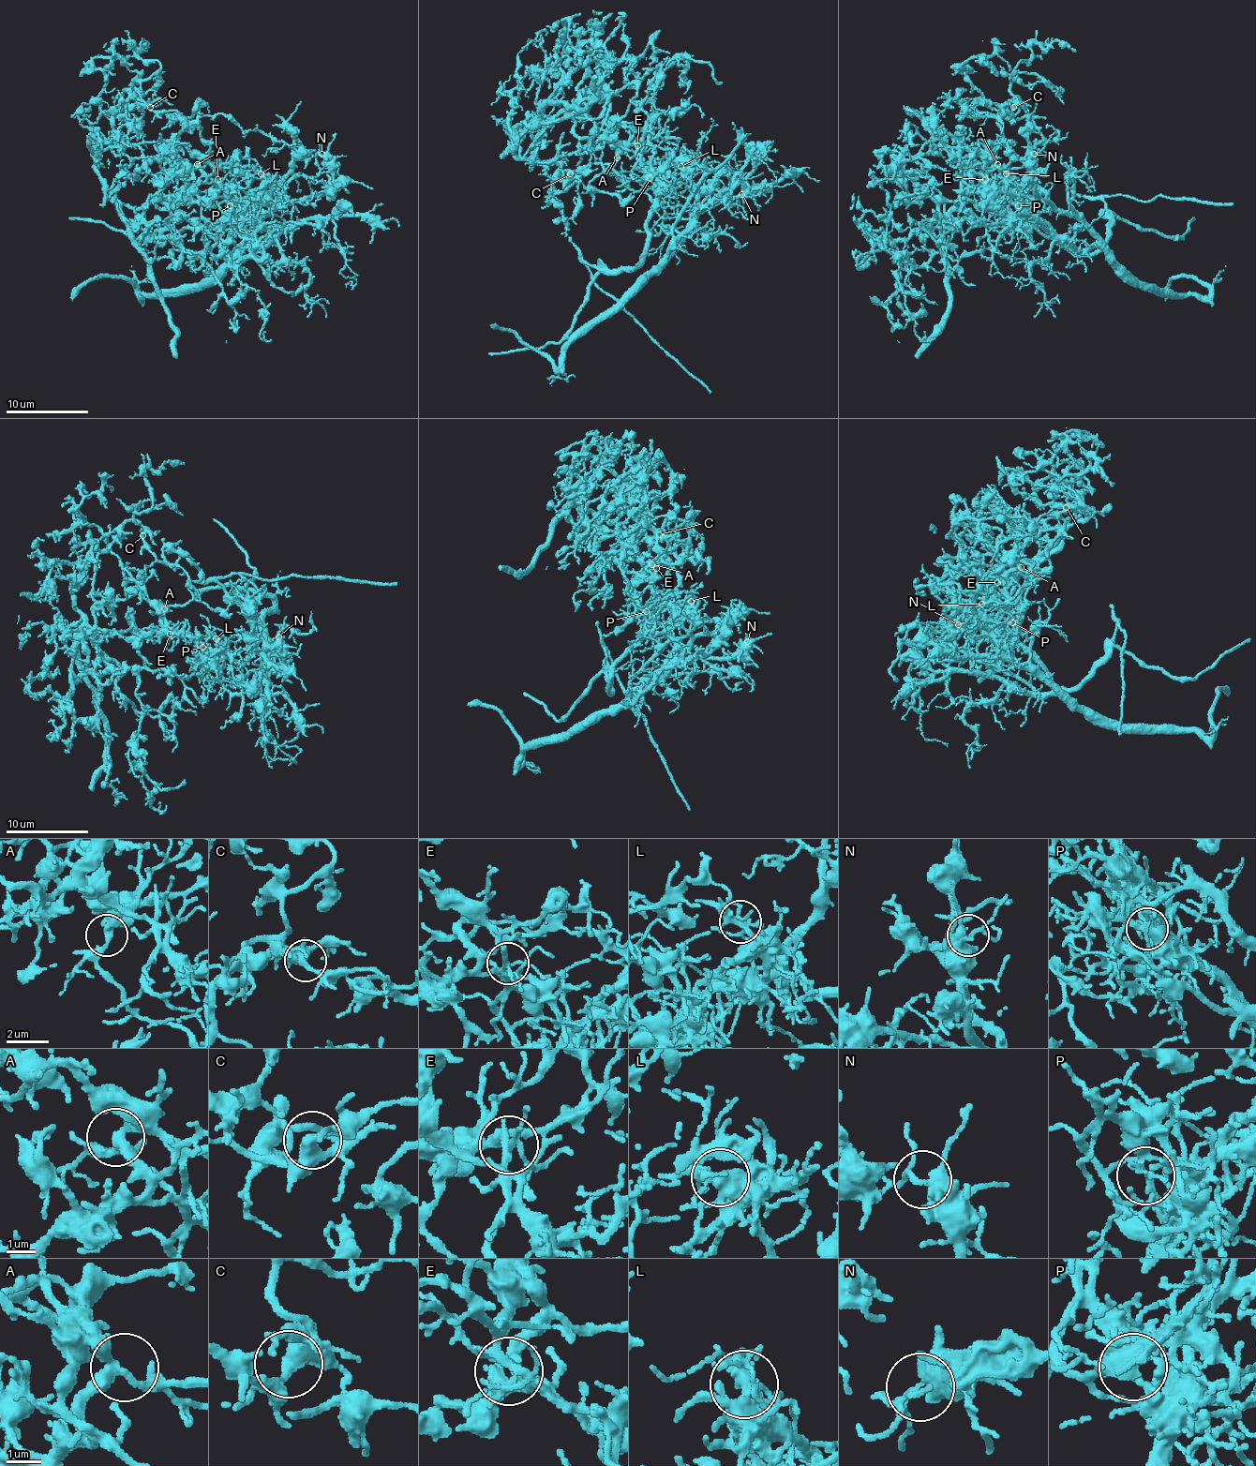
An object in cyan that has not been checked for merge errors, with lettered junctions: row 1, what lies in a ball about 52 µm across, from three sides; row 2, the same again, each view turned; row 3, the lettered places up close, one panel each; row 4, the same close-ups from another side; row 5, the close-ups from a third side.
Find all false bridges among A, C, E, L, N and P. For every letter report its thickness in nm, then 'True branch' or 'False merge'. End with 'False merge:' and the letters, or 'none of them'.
A: Thickness 280 nm. True branch
C: Thickness 360 nm. True branch
E: Thickness 220 nm. True branch
L: Thickness 280 nm. False merge
N: Thickness 320 nm. True branch
P: Thickness 170 nm. False merge
False merge: L, P

